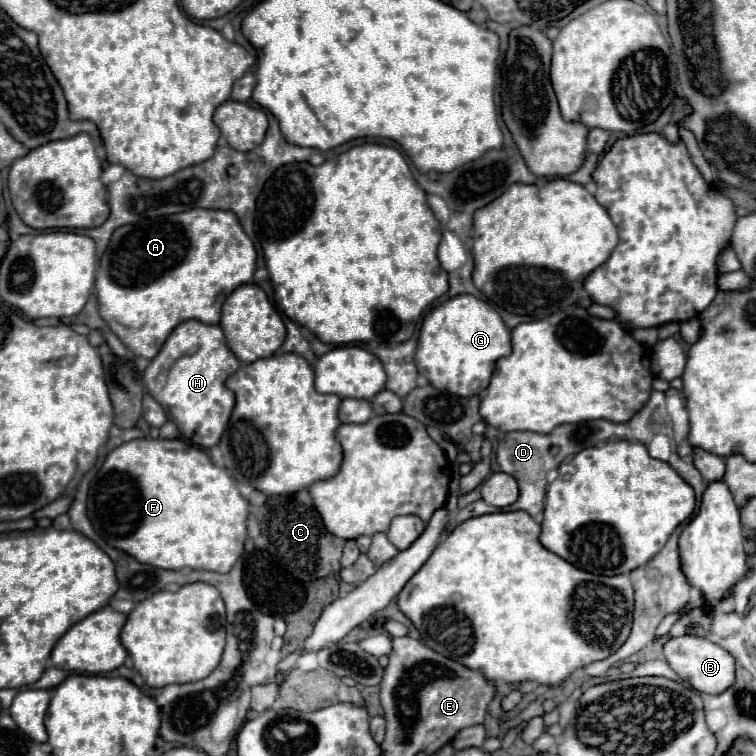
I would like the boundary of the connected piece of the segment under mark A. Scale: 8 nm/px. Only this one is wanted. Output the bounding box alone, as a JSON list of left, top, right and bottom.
[95,208,257,360]

